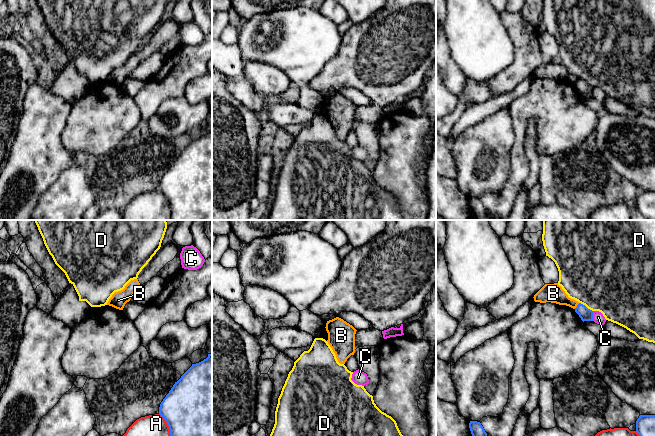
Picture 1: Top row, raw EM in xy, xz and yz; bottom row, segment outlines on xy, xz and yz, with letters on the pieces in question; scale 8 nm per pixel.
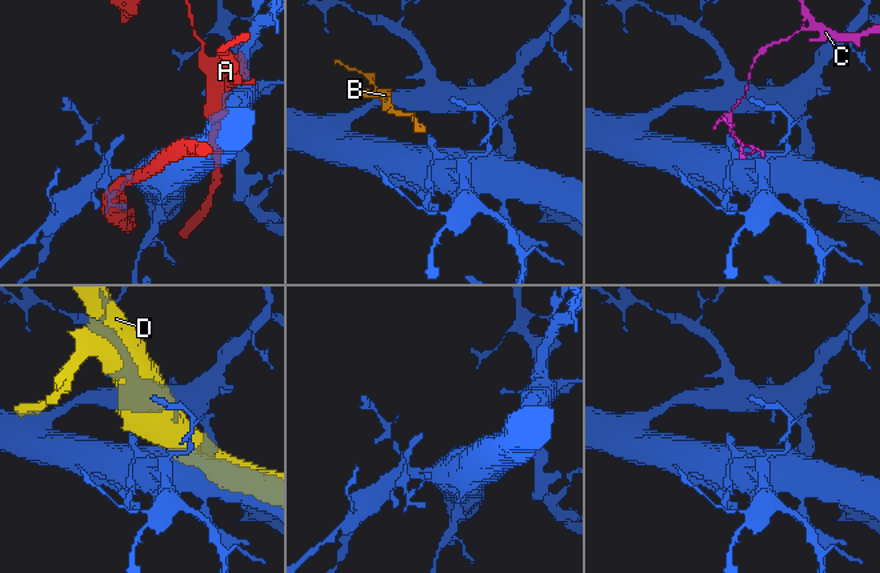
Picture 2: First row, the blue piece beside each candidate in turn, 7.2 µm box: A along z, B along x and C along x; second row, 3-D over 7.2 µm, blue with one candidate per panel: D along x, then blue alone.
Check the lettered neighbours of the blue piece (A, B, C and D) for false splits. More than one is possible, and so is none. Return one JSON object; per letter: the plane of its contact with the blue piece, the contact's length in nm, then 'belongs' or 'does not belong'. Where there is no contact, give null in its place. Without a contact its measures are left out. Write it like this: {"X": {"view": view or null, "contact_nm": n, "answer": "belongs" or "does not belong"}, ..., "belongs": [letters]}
{"A": {"view": "xy", "contact_nm": 260, "answer": "does not belong"}, "B": {"view": "yz", "contact_nm": 60, "answer": "does not belong"}, "C": {"view": "yz", "contact_nm": 80, "answer": "does not belong"}, "D": {"view": "yz", "contact_nm": 130, "answer": "does not belong"}, "belongs": []}

